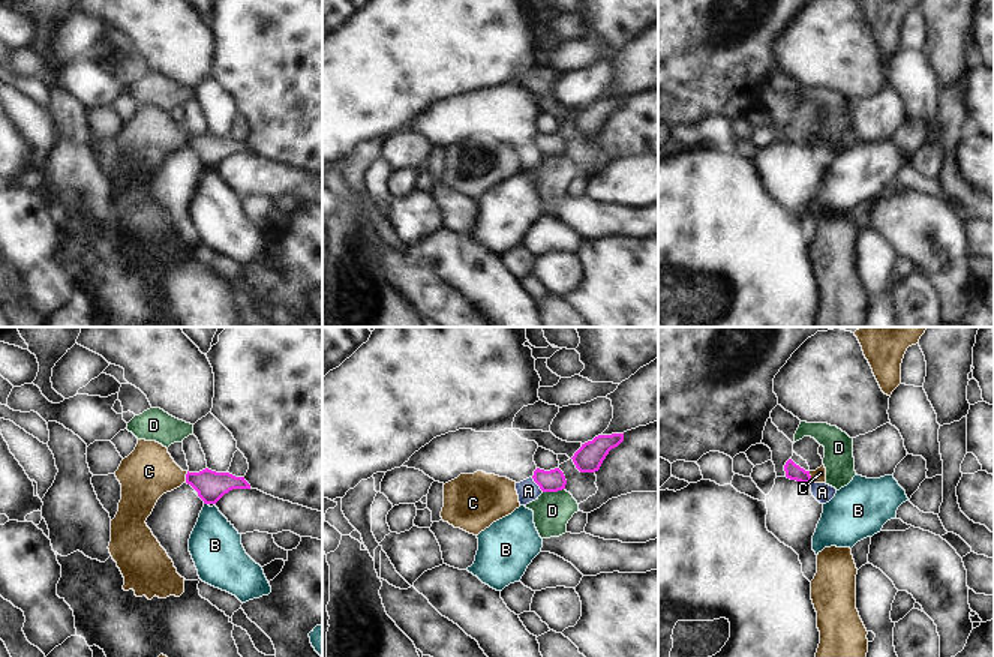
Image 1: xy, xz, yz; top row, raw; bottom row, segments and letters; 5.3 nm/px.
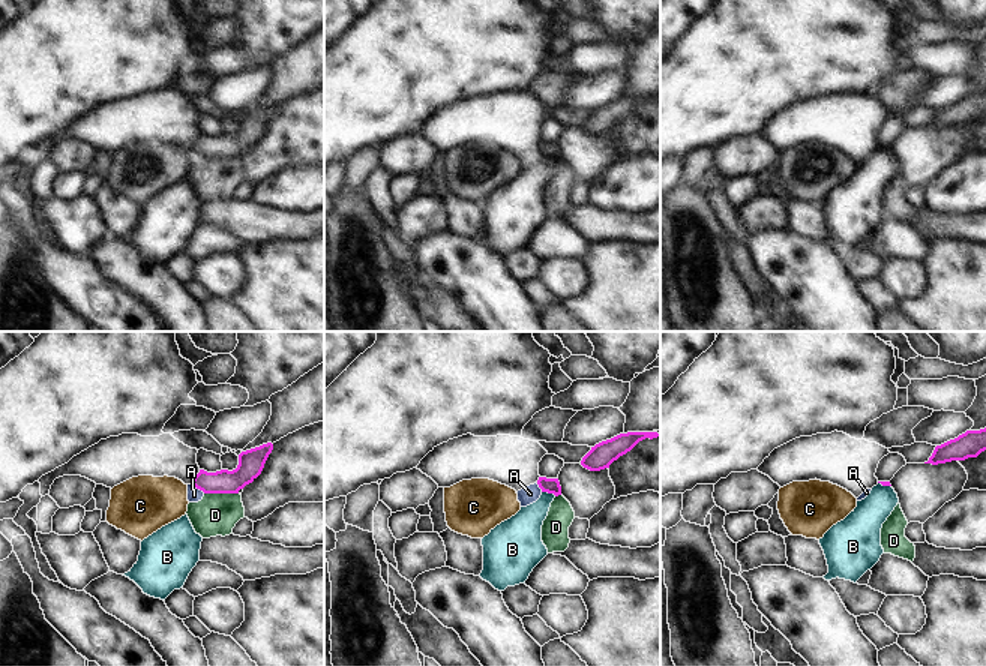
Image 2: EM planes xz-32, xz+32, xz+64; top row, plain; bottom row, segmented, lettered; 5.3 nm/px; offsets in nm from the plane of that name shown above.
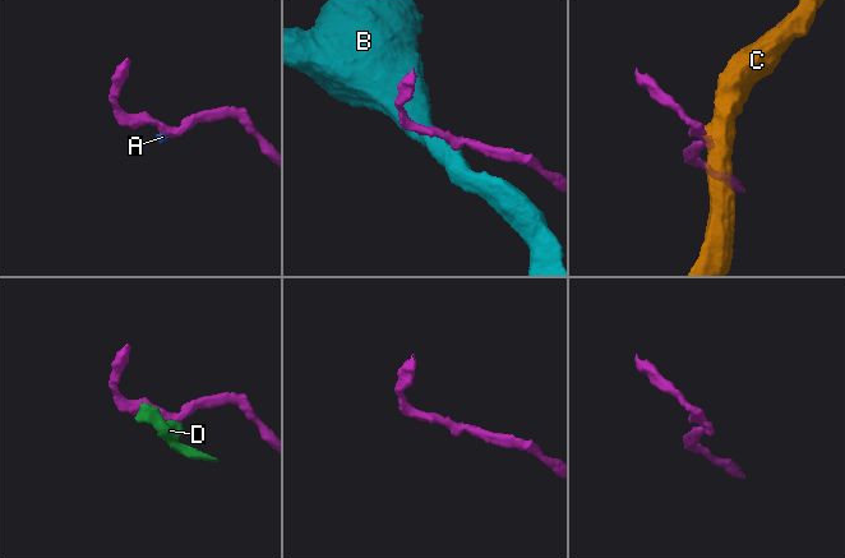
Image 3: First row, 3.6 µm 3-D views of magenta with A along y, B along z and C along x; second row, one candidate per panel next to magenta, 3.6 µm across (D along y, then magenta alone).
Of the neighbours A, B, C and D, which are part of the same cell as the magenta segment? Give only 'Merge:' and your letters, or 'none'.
Merge: none.

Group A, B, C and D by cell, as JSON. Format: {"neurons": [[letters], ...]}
{"neurons": [["A", "D"], ["B"], ["C"]]}

